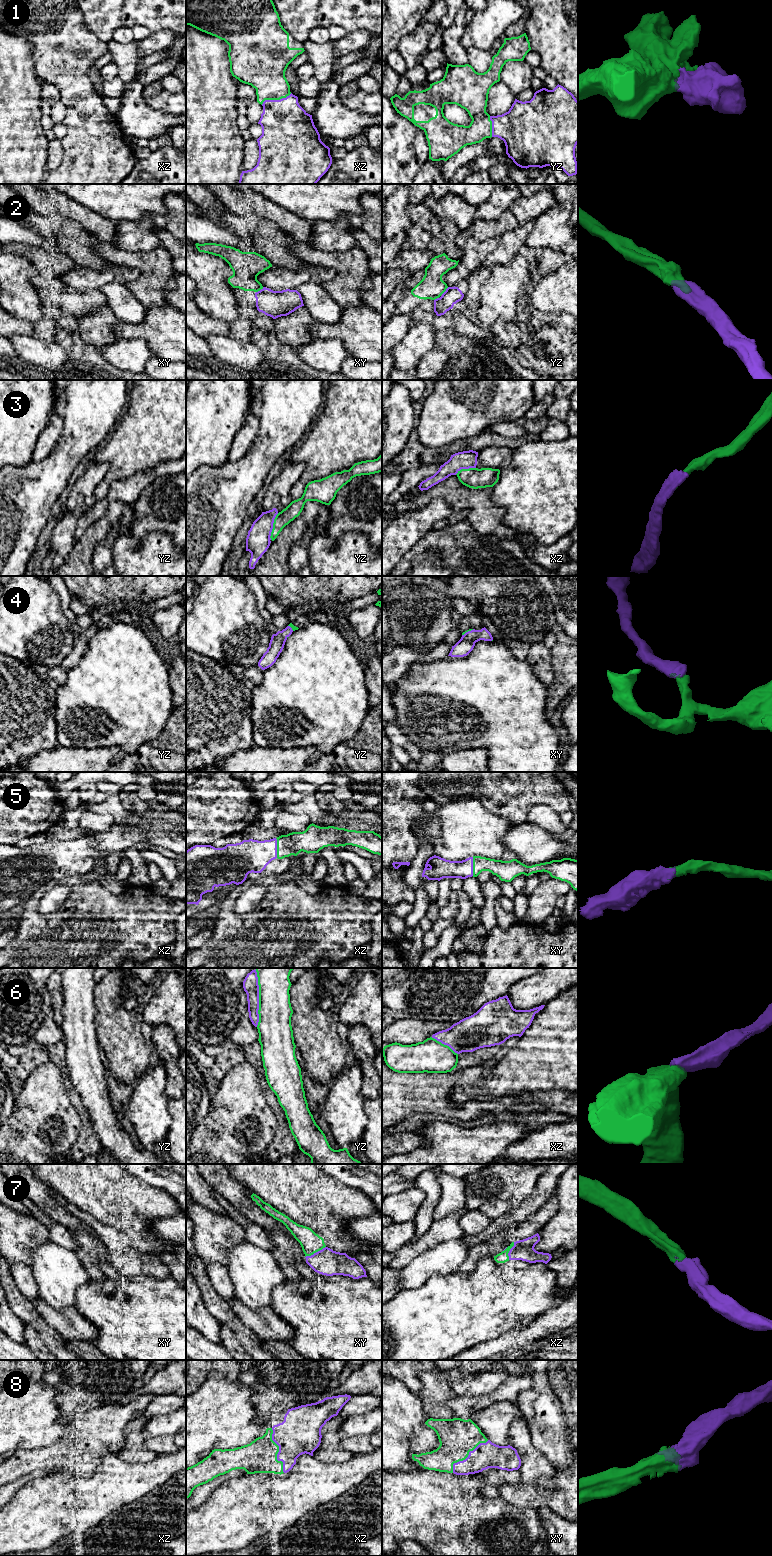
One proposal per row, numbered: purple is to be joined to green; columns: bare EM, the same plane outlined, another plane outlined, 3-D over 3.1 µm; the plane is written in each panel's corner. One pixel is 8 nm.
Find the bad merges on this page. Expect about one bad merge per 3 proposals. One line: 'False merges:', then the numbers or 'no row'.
False merges: 2, 3, 6

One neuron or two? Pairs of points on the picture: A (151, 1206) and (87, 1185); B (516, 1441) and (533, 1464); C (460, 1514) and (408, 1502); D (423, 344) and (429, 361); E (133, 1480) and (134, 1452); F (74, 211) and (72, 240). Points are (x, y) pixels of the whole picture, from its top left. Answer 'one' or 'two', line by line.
A: one
B: one
C: one
D: two
E: two
F: two

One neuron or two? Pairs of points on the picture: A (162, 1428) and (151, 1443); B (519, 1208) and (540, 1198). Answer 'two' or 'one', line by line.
A: two
B: one

